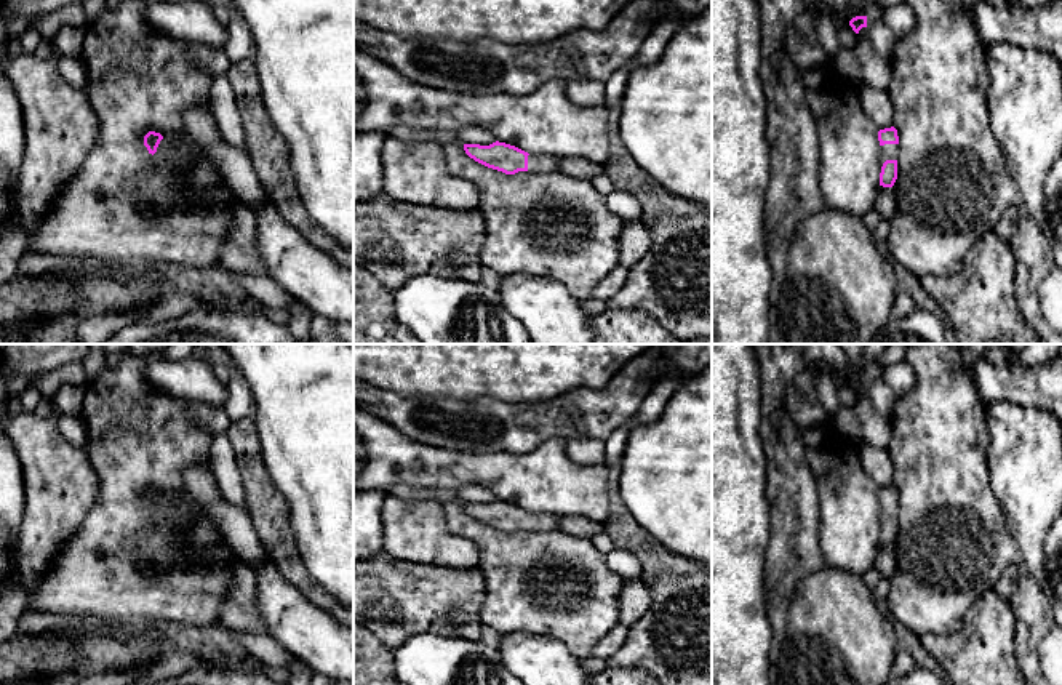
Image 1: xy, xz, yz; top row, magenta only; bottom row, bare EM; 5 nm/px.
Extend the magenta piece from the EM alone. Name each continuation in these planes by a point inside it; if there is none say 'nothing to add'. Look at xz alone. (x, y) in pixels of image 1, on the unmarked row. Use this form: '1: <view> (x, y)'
1: xz (536, 522)

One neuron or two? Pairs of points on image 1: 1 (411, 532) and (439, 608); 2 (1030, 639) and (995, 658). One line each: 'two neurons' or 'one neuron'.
1: two neurons
2: two neurons

